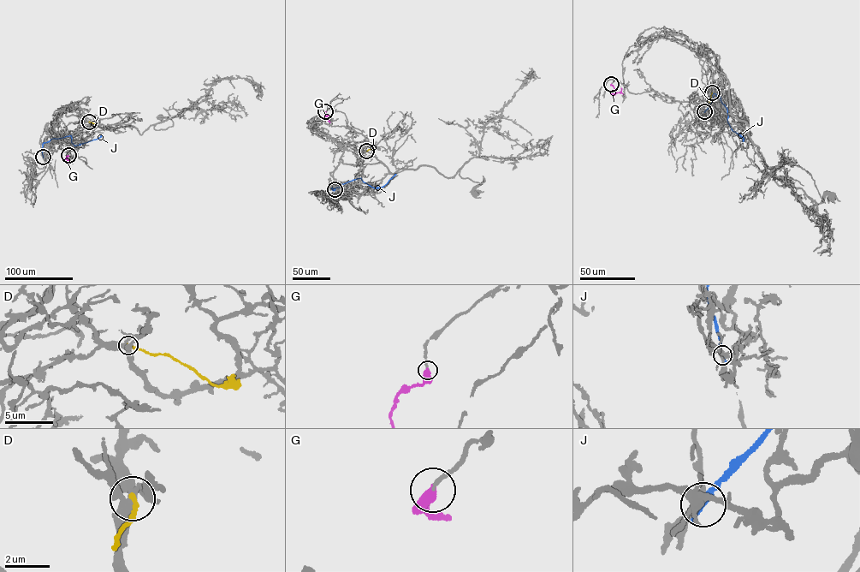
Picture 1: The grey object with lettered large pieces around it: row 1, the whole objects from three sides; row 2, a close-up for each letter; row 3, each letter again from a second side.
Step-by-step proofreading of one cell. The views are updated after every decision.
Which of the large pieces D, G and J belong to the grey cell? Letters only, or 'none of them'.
G

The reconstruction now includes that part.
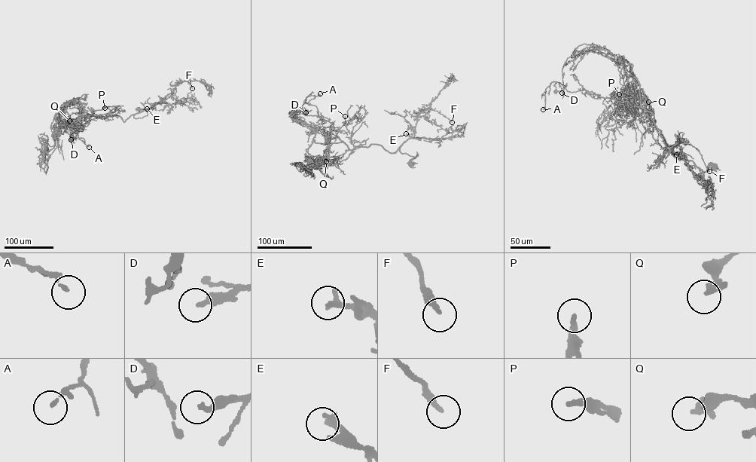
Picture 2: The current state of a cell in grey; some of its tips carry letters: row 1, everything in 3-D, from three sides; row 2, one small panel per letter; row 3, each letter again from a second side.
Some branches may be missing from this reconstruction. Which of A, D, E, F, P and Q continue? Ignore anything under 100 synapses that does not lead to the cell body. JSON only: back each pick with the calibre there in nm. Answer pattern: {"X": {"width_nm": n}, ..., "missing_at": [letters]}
{"missing_at": []}

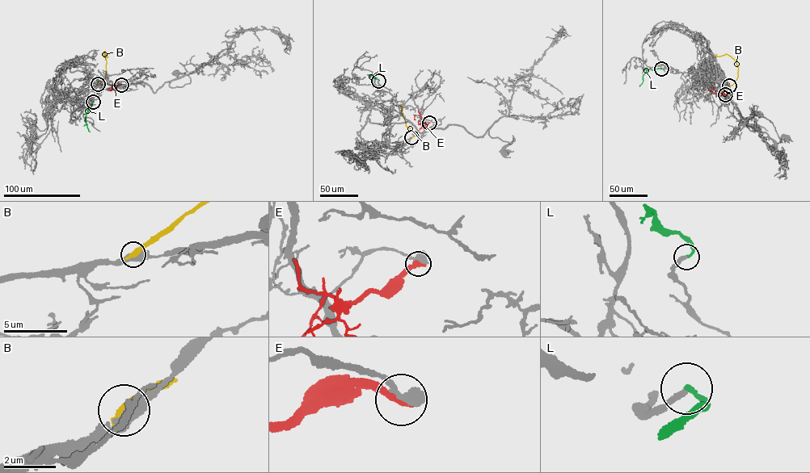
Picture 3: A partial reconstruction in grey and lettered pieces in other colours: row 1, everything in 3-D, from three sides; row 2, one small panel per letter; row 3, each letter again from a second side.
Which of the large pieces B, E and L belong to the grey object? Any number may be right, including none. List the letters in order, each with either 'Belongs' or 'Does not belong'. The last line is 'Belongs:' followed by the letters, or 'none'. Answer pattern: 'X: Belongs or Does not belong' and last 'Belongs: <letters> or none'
B: Does not belong
E: Does not belong
L: Belongs
Belongs: L

